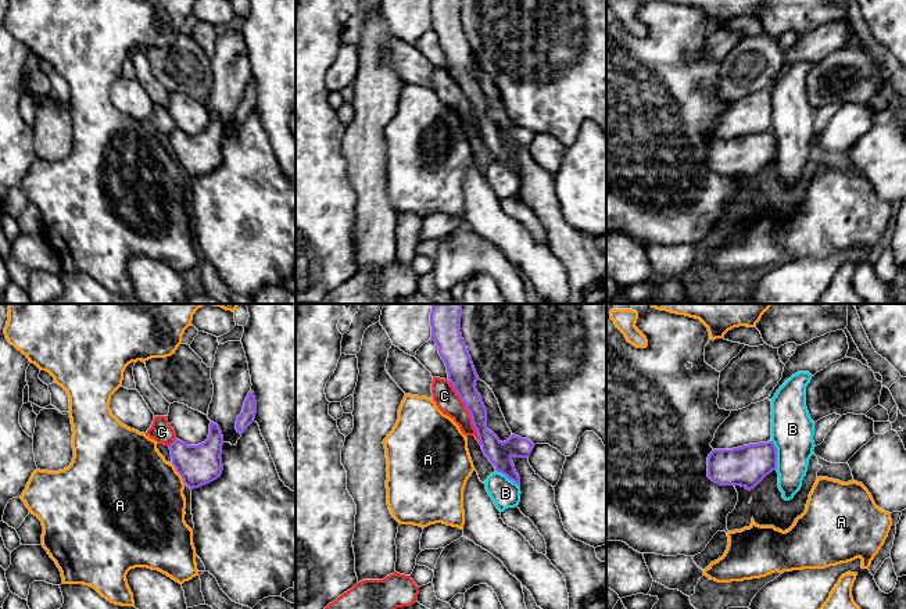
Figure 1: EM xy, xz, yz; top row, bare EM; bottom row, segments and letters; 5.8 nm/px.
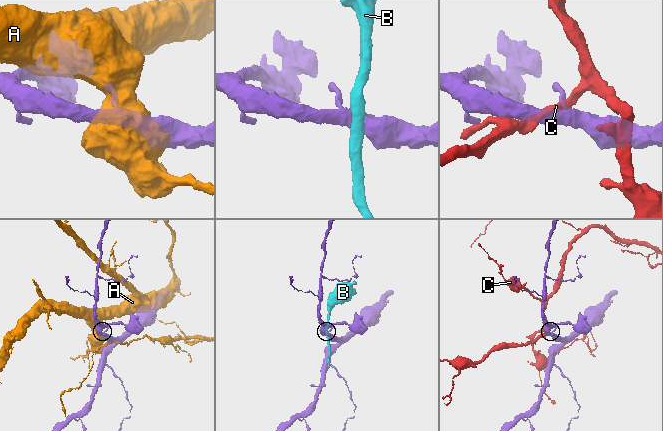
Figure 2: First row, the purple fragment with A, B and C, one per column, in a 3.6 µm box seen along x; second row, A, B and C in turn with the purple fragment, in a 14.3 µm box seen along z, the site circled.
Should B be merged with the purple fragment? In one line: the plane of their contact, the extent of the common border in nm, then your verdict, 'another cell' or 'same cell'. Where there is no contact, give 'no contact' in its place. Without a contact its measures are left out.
yz | 170 nm | another cell

